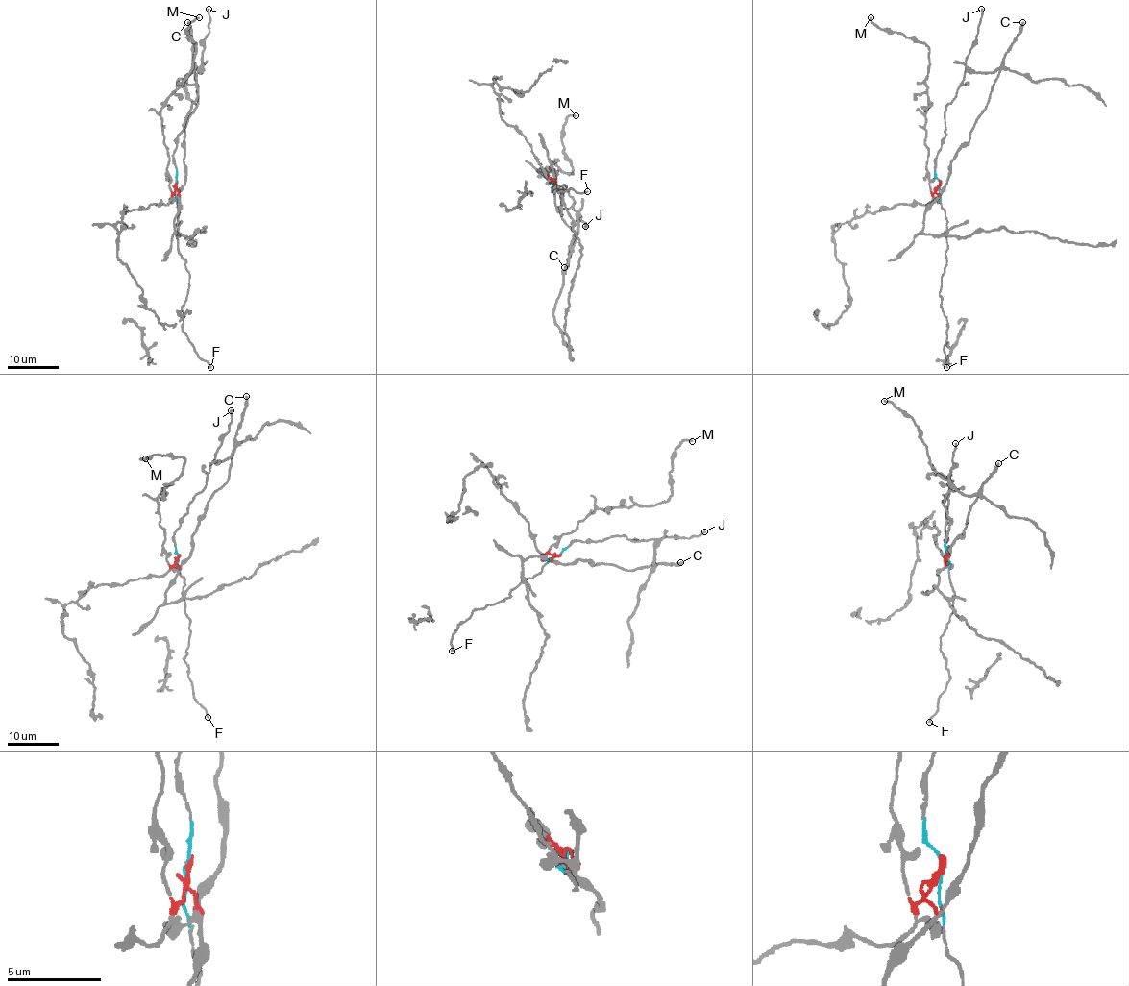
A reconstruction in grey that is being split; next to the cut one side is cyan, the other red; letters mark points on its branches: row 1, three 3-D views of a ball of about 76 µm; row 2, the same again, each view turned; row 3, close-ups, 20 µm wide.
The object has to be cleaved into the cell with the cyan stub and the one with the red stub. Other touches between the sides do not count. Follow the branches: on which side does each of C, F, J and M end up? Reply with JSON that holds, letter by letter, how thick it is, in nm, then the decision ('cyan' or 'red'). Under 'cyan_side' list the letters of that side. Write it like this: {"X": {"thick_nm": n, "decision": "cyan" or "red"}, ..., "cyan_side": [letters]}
{"C": {"thick_nm": 280, "decision": "red"}, "F": {"thick_nm": 150, "decision": "cyan"}, "J": {"thick_nm": 120, "decision": "cyan"}, "M": {"thick_nm": 180, "decision": "red"}, "cyan_side": ["F", "J"]}

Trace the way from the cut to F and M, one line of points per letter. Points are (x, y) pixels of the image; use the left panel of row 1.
F: (175, 184), (179, 211), (175, 234), (188, 276), (187, 296), (182, 308), (183, 332), (210, 367)
M: (176, 184), (172, 193), (160, 110), (163, 102), (188, 73), (195, 43), (184, 31), (199, 17)

